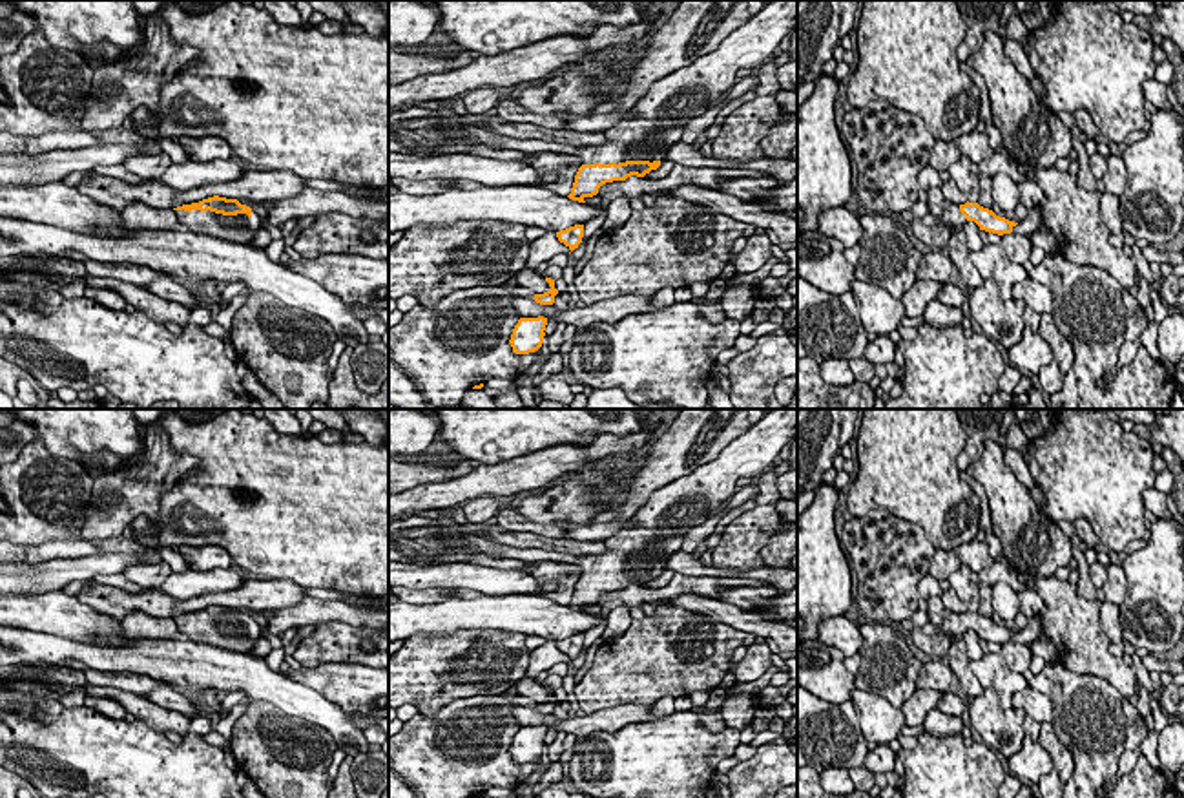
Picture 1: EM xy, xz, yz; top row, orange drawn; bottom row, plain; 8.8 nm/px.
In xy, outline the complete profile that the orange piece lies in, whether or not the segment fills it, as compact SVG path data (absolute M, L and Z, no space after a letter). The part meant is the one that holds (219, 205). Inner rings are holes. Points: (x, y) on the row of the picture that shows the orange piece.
M208 197L199 203L173 208L181 225L190 232L246 245L261 228L255 210L237 199Z

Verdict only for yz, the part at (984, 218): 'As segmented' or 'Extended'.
Extended

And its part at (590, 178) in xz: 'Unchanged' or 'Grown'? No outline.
Grown

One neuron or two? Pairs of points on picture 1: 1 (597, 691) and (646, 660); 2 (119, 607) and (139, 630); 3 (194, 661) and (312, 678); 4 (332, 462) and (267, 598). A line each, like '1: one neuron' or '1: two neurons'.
1: one neuron
2: two neurons
3: two neurons
4: two neurons

